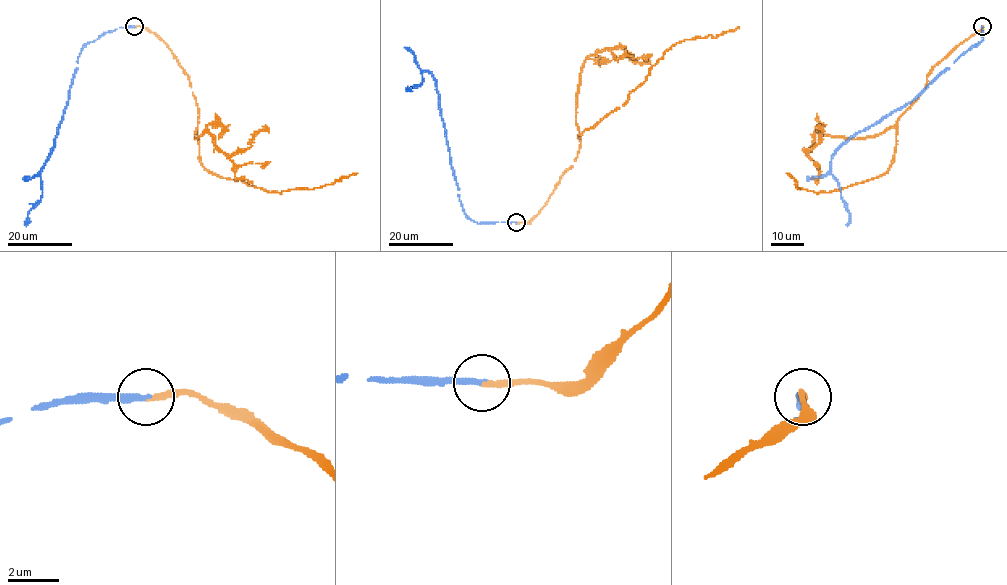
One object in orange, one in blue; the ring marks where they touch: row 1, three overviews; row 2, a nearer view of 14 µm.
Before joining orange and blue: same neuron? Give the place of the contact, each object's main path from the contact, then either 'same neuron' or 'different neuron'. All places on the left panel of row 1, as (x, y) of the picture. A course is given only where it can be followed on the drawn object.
place (134, 26); course orange (134, 26), (154, 33), (188, 75), (198, 114), (199, 161), (207, 170), (269, 193), (319, 188), (357, 173); course blue (134, 26), (106, 32), (84, 46), (78, 56), (55, 144), (41, 172), (42, 197), (27, 214), (26, 226); same neuron

